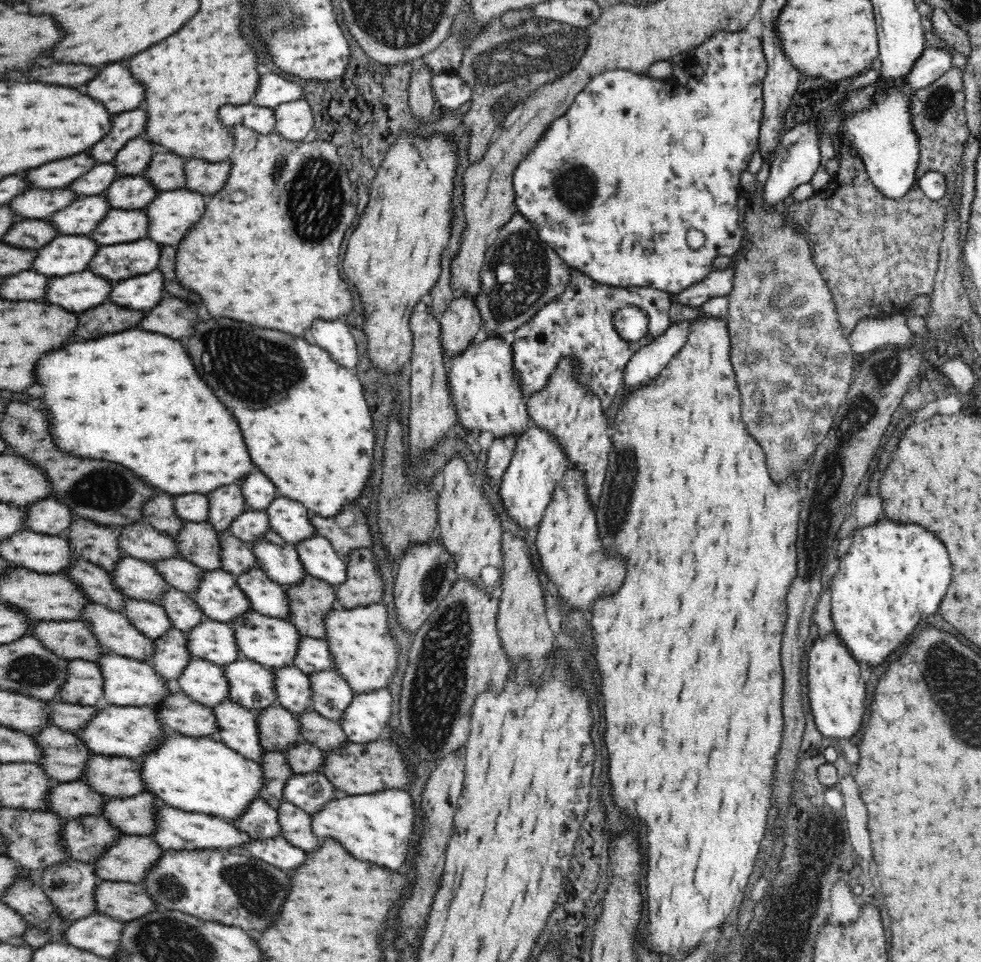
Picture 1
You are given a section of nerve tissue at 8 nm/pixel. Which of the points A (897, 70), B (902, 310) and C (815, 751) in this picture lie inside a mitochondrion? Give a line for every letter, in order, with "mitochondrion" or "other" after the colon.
A: other
B: other
C: other

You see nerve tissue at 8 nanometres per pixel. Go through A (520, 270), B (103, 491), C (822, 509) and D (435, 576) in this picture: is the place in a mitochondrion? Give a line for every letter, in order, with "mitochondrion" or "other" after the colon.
A: mitochondrion
B: mitochondrion
C: mitochondrion
D: mitochondrion

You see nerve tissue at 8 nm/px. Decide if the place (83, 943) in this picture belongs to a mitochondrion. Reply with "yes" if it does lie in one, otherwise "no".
no

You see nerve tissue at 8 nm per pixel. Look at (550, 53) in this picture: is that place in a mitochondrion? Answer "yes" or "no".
yes

